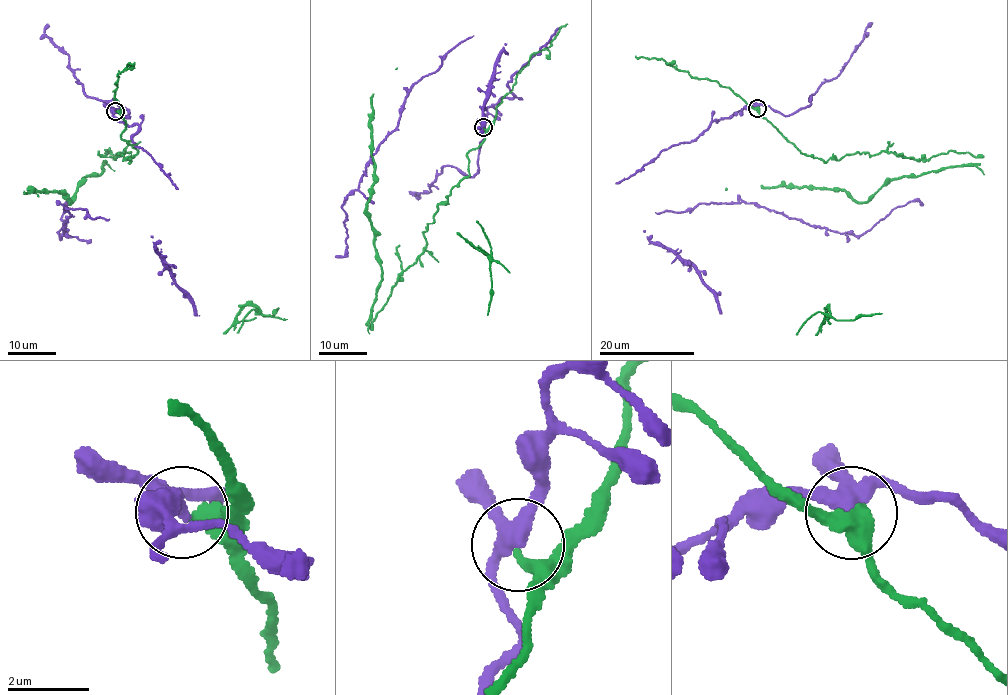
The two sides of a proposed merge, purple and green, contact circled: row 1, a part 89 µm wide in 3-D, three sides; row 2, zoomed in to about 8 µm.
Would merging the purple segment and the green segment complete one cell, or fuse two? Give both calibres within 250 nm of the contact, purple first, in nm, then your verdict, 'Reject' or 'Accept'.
Thickness 320 nm (purple) against 360 nm. Reject

